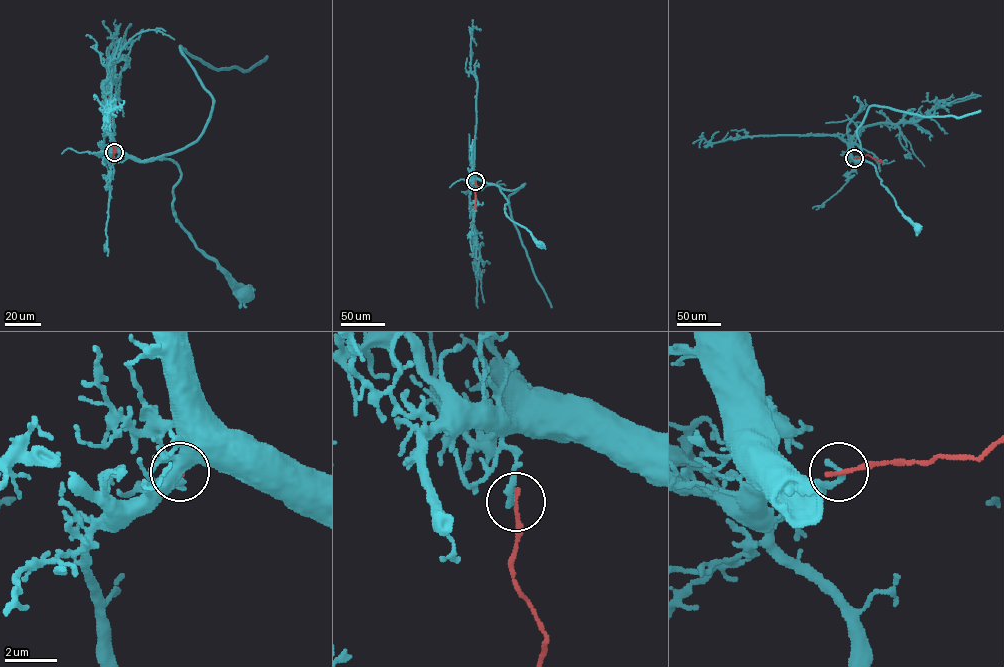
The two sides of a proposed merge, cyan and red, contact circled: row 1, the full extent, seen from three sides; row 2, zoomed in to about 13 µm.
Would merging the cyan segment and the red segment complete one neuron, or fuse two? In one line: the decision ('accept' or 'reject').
reject

